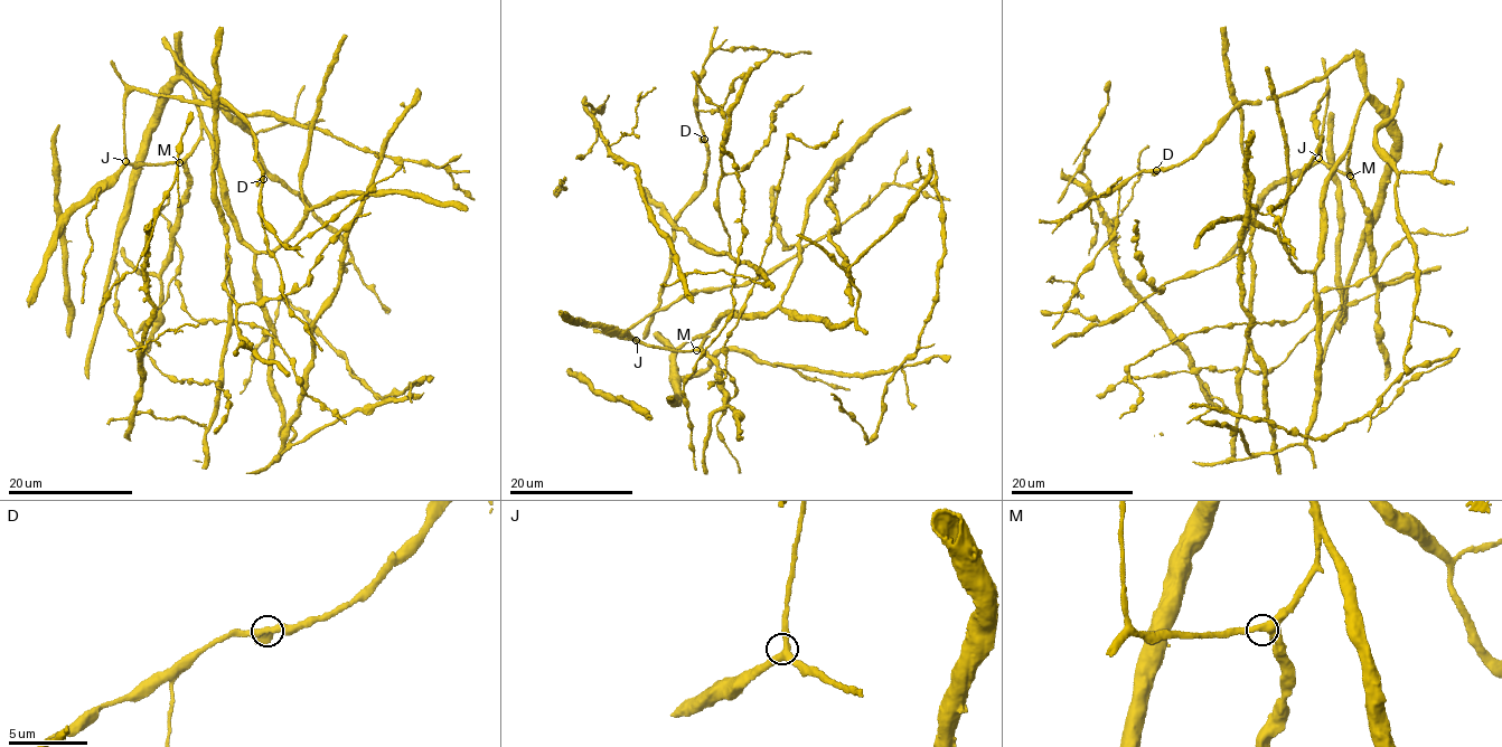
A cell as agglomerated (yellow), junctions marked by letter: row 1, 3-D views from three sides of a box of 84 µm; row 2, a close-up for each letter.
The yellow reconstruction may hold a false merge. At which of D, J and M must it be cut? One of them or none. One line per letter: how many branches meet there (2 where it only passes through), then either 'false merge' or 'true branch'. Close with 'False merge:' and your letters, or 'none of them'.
D: branches 3; true branch
J: branches 3; true branch
M: branches 3; true branch
False merge: none of them

